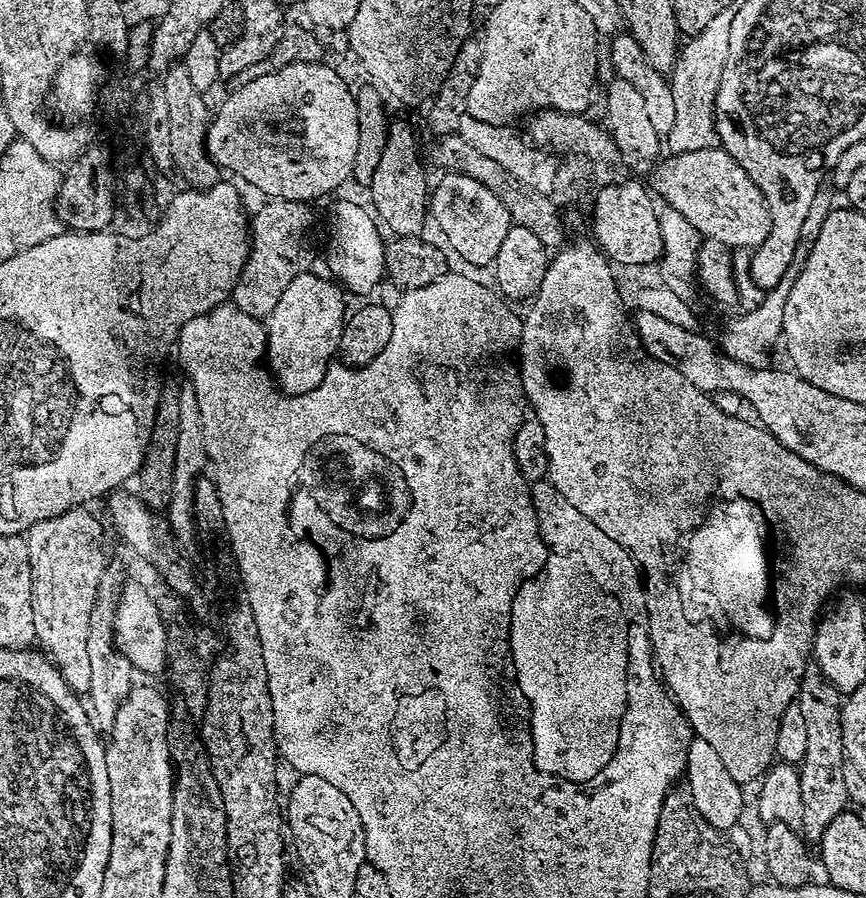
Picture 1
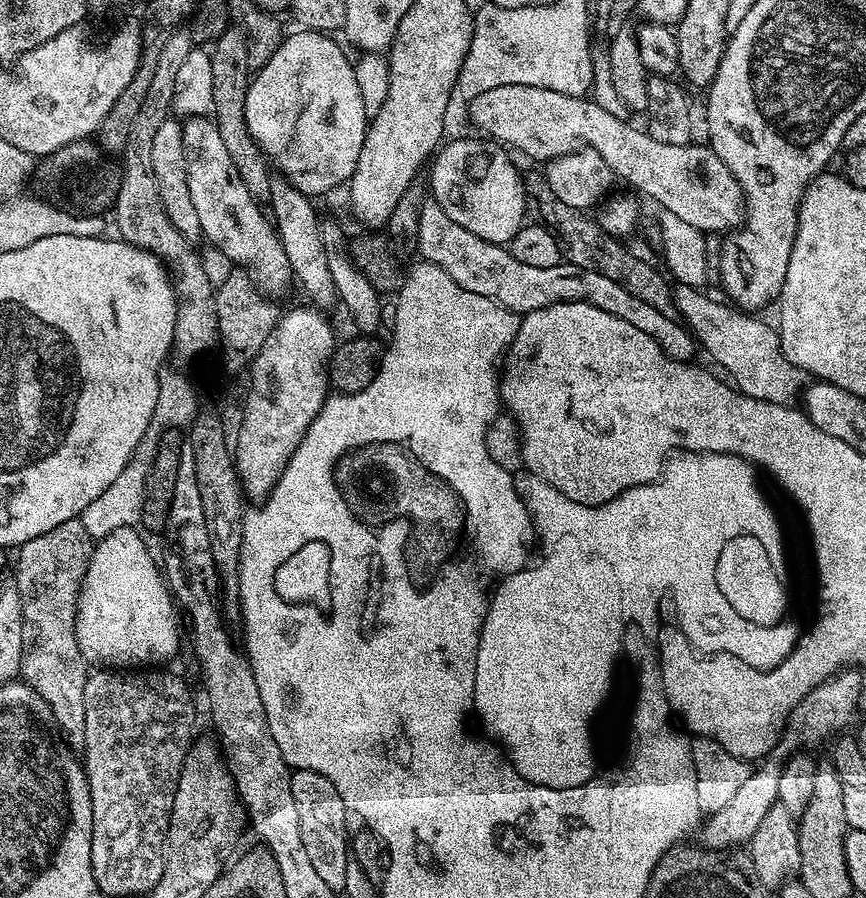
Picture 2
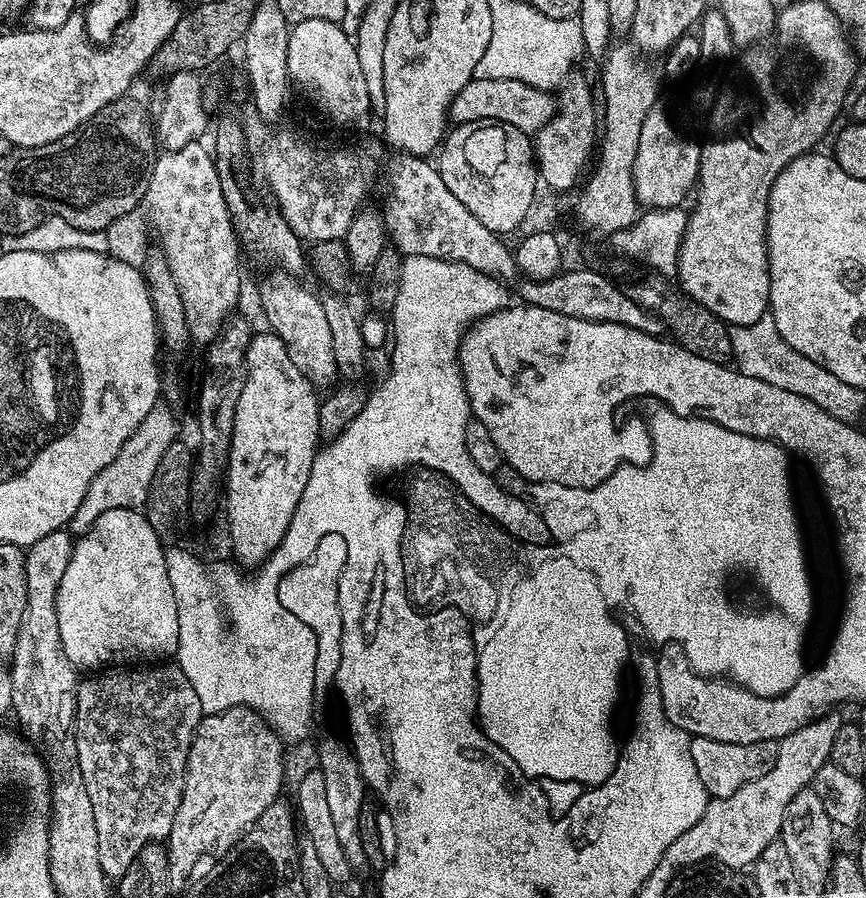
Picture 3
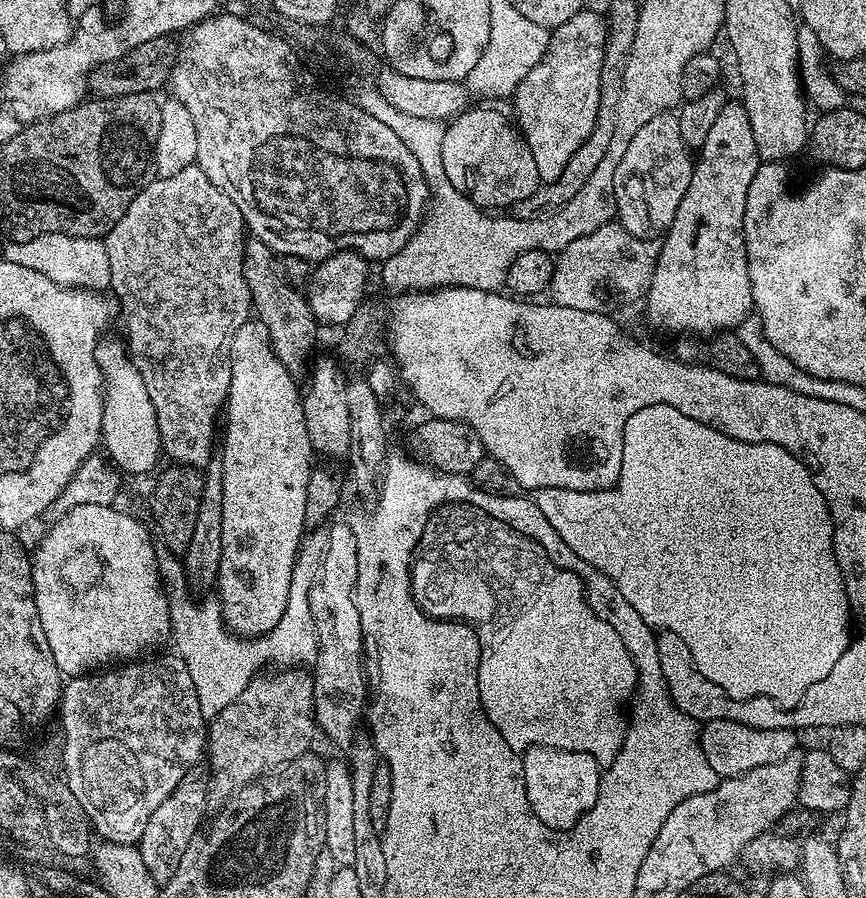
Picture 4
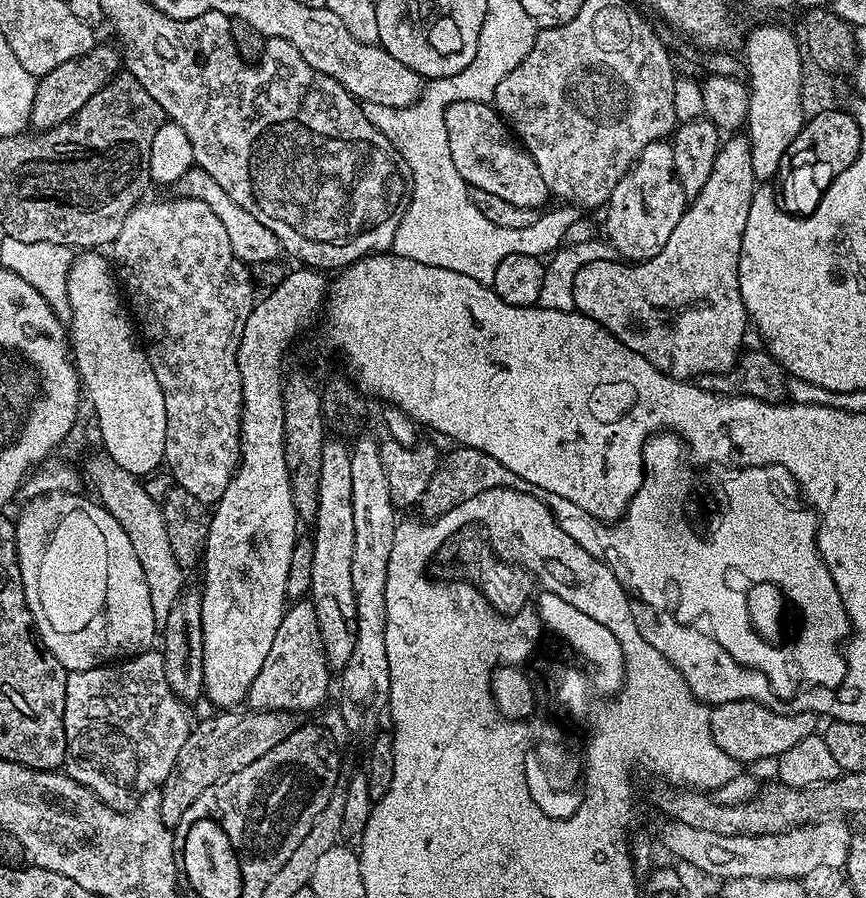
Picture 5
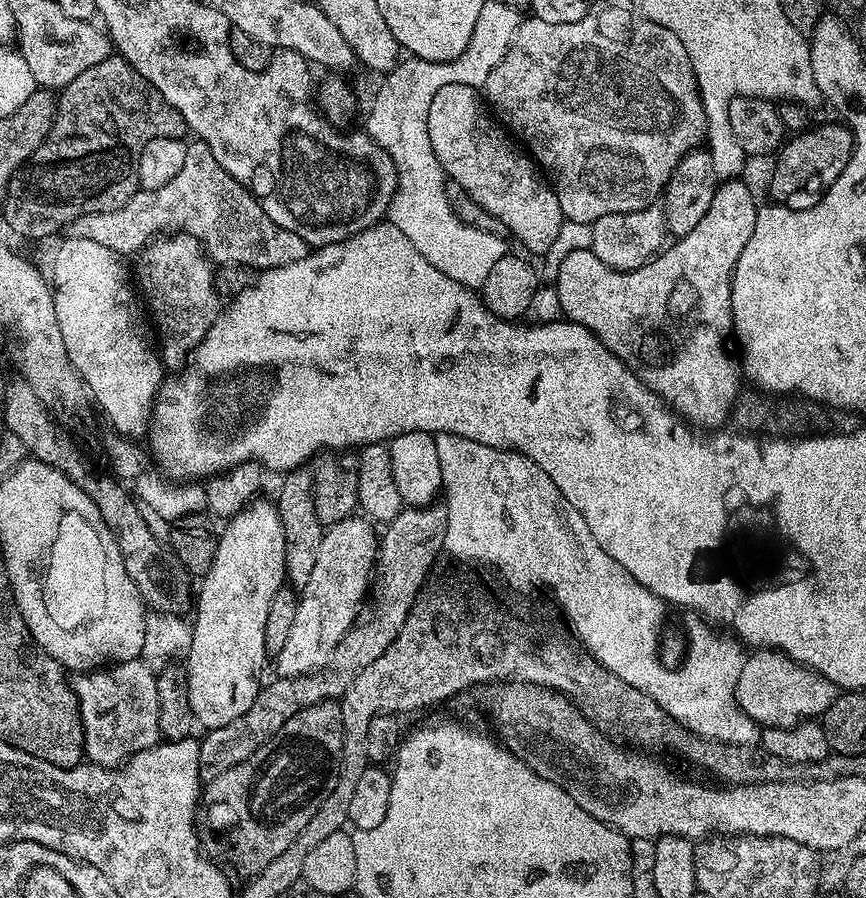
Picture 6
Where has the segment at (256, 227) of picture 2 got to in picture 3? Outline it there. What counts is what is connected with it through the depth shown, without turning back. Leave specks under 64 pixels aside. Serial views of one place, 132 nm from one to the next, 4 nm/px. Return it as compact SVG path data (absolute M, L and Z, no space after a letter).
M276 274L264 284L260 292L260 304L264 307L267 326L287 346L290 358L302 370L302 374L317 390L331 389L337 383L338 373L334 360L333 339L330 336L329 321L323 309L324 301L308 288L299 284L292 274Z

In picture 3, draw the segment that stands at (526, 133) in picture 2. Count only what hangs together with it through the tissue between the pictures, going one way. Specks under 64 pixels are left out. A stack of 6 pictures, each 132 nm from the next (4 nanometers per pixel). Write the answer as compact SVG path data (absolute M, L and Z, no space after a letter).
M473 78L466 86L462 86L462 90L458 90L448 108L448 115L456 124L497 120L523 132L535 134L552 121L556 110L557 105L551 91L510 78Z

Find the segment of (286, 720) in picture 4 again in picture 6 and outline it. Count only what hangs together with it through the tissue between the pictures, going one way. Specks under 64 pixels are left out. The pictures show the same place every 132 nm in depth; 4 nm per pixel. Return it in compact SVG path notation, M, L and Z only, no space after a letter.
M353 514L325 531L322 546L318 546L318 554L307 569L308 581L304 584L304 592L302 588L299 593L290 634L282 650L274 653L277 677L305 676L331 661L332 651L357 619L356 607L364 596L368 570L371 566L373 569L378 554L378 532L371 526L367 519Z

